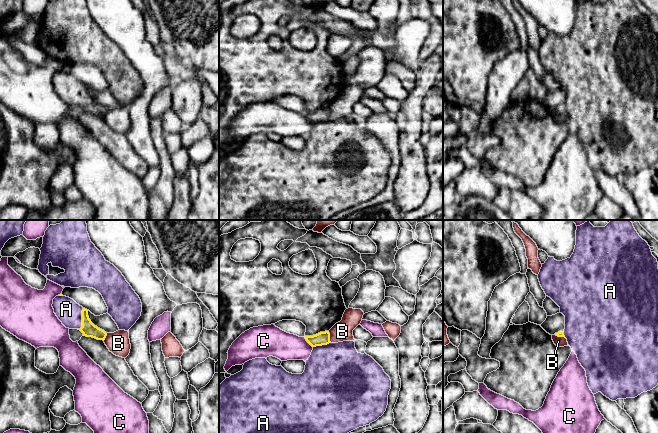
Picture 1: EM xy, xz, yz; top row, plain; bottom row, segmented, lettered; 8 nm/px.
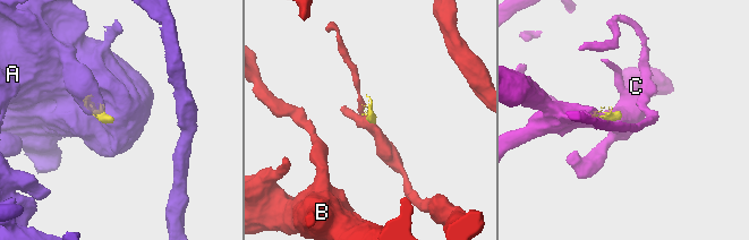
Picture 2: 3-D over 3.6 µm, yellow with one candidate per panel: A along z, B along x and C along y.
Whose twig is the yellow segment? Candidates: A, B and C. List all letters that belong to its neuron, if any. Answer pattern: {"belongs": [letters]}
{"belongs": ["A"]}

